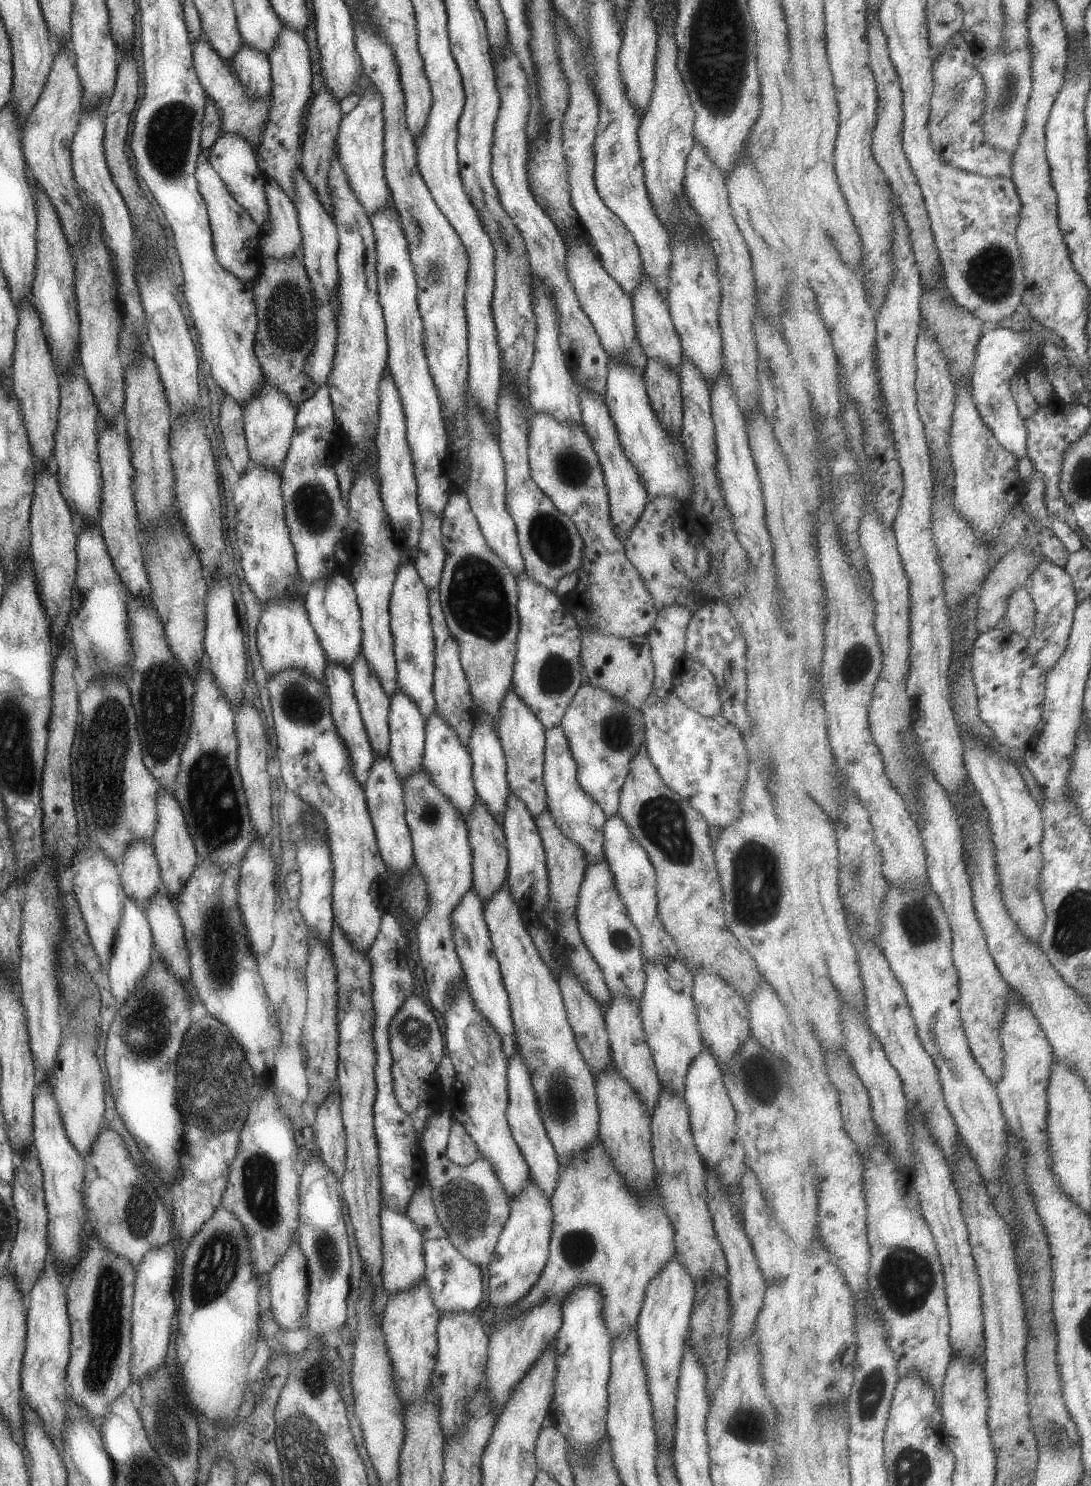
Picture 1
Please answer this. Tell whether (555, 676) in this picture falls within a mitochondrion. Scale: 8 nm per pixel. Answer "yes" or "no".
yes

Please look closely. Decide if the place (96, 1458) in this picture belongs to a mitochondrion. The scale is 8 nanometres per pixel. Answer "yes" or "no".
no

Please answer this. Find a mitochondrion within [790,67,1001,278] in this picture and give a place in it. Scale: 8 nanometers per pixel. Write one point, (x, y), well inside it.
(954, 94)

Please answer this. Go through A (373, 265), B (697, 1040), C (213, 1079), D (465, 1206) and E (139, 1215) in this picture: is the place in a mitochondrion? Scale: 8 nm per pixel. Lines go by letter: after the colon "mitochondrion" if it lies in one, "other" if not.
A: other
B: other
C: mitochondrion
D: mitochondrion
E: mitochondrion

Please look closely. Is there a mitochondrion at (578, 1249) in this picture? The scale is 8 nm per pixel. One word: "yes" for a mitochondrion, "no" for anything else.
yes

